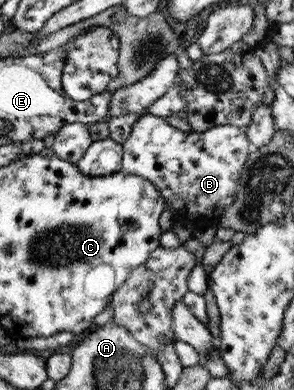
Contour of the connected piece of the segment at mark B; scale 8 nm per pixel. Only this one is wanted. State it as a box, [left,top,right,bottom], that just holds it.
[120,112,251,227]

